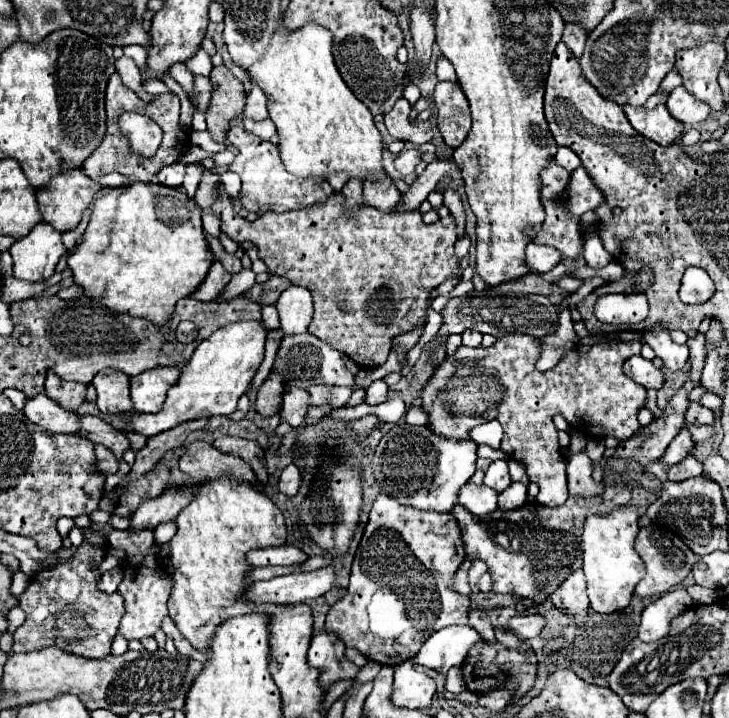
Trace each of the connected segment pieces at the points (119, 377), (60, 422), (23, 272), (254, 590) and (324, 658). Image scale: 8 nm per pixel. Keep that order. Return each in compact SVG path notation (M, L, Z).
M108 368L104 372L98 372L92 384L96 388L96 404L102 414L132 412L130 378L124 372Z
M38 394L36 398L26 400L24 416L30 422L34 422L54 434L76 434L80 430L78 416L60 408L58 404L48 400L48 396L44 396L44 394Z
M38 224L32 232L10 246L10 256L14 260L14 278L28 282L48 280L58 260L66 254L62 244L62 234L50 224Z
M332 566L318 568L312 572L294 572L288 576L250 584L244 598L258 604L298 604L326 594L334 586L334 580L336 572Z
M326 628L314 630L314 638L308 650L308 664L314 668L322 668L320 684L324 688L330 688L336 680L342 678L356 678L358 666L354 666L344 656L344 644L332 636L332 632L326 632Z

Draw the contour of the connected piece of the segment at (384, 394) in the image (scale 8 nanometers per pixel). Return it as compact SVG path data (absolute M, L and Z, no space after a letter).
M376 380L366 390L366 404L376 406L388 400L388 384L384 380Z

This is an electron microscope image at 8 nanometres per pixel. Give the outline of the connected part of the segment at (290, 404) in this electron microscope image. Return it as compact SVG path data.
M288 390L284 394L284 404L282 404L282 412L280 412L280 418L286 420L292 428L300 426L304 422L304 416L306 416L306 410L310 406L310 394L306 390Z

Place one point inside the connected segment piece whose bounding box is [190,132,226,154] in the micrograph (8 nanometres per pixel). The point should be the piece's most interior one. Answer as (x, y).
(201, 139)

